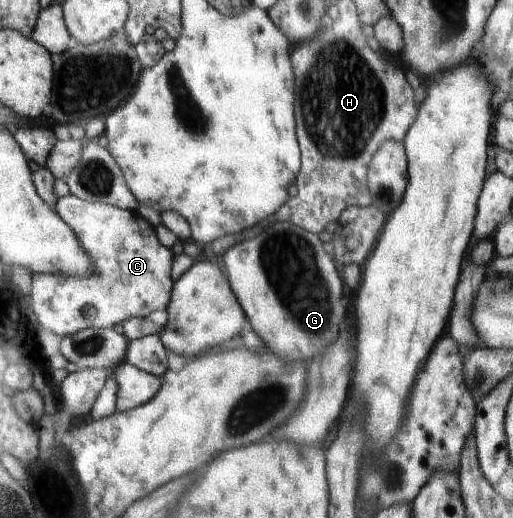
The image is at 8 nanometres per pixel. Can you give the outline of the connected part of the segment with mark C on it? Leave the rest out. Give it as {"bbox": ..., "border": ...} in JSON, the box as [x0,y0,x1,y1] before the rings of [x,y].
{"bbox":[30,194,174,339],"border":[[[74,194],[60,198],[56,209],[82,240],[84,247],[94,258],[97,269],[89,278],[77,278],[65,273],[35,274],[30,295],[31,305],[42,328],[63,339],[88,328],[113,328],[125,319],[143,318],[153,311],[168,307],[173,293],[170,267],[174,257],[170,249],[158,243],[155,228],[137,209],[125,210],[112,204],[86,201]]]}

